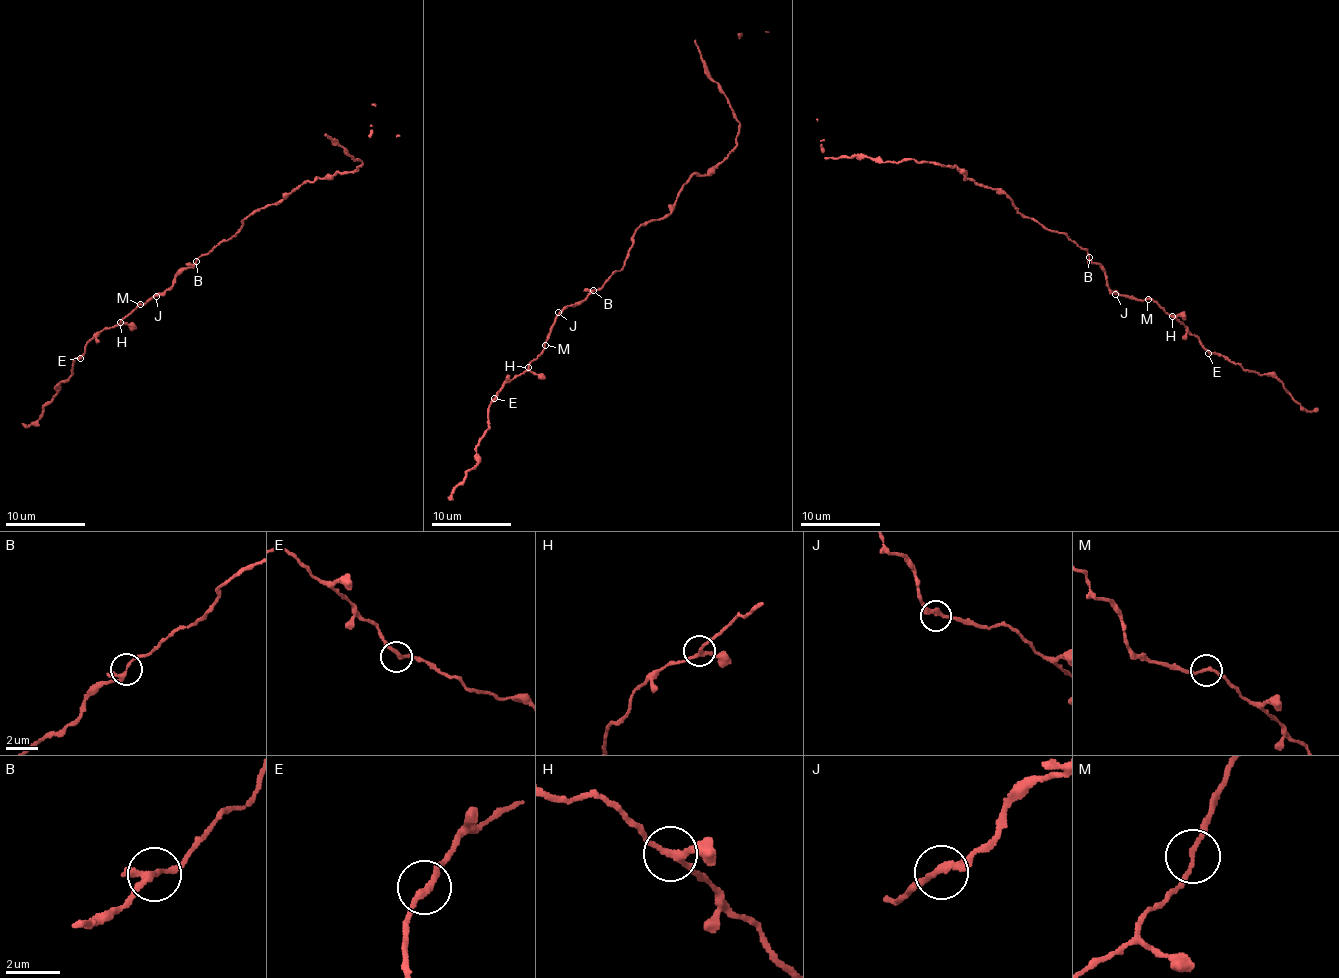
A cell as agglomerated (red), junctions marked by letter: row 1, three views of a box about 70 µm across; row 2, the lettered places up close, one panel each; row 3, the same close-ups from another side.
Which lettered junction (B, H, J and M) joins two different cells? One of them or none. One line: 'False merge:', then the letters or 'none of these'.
False merge: none of these

